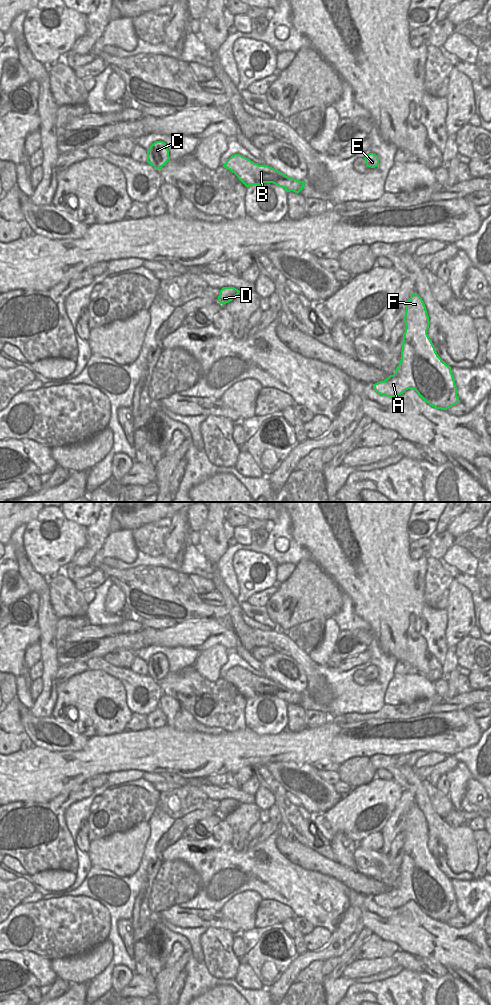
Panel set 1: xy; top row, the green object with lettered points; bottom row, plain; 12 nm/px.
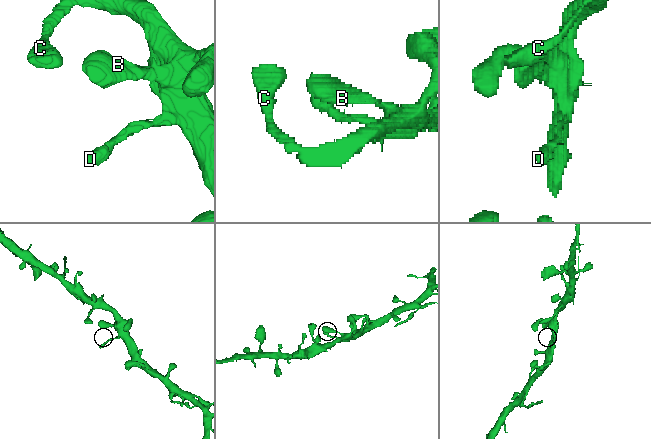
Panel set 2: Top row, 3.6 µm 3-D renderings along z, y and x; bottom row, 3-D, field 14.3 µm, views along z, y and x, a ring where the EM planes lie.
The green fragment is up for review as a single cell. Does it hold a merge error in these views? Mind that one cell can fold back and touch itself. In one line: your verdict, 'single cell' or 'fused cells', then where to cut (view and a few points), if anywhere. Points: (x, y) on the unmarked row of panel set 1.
single cell | no cut

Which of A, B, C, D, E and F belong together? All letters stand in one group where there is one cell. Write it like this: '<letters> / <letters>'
A B C D E F

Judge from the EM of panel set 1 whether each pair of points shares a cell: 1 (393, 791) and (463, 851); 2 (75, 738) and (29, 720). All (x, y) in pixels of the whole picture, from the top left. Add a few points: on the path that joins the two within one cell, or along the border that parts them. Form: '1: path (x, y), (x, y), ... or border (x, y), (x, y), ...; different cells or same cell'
1: border (392, 779), (403, 790); different cells
2: path (64, 729), (52, 721), (40, 722); same cell

